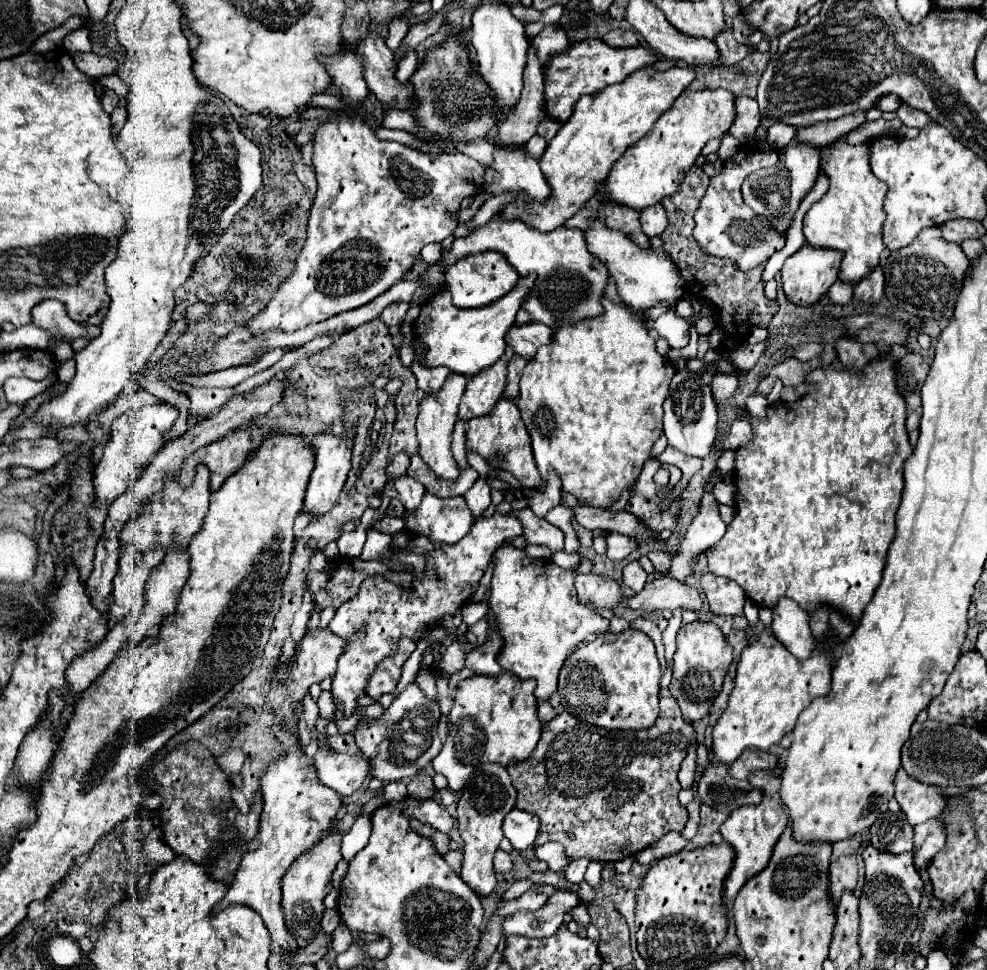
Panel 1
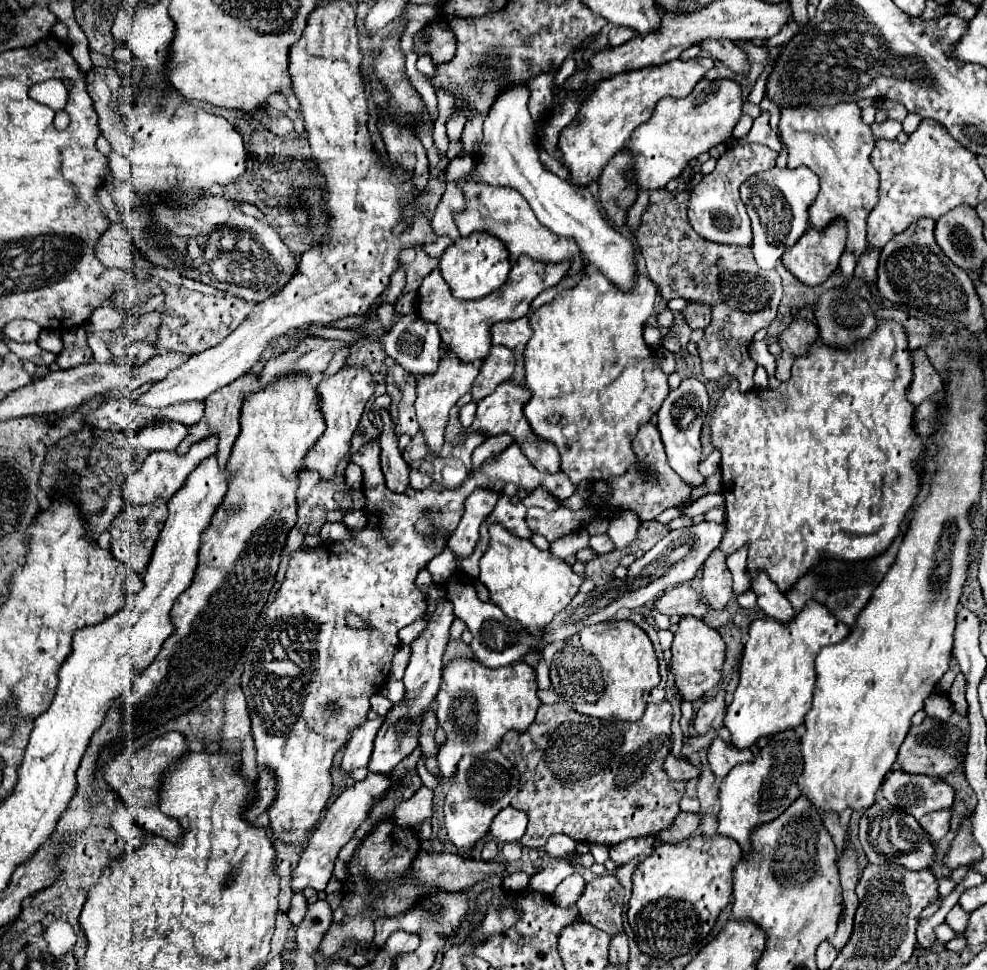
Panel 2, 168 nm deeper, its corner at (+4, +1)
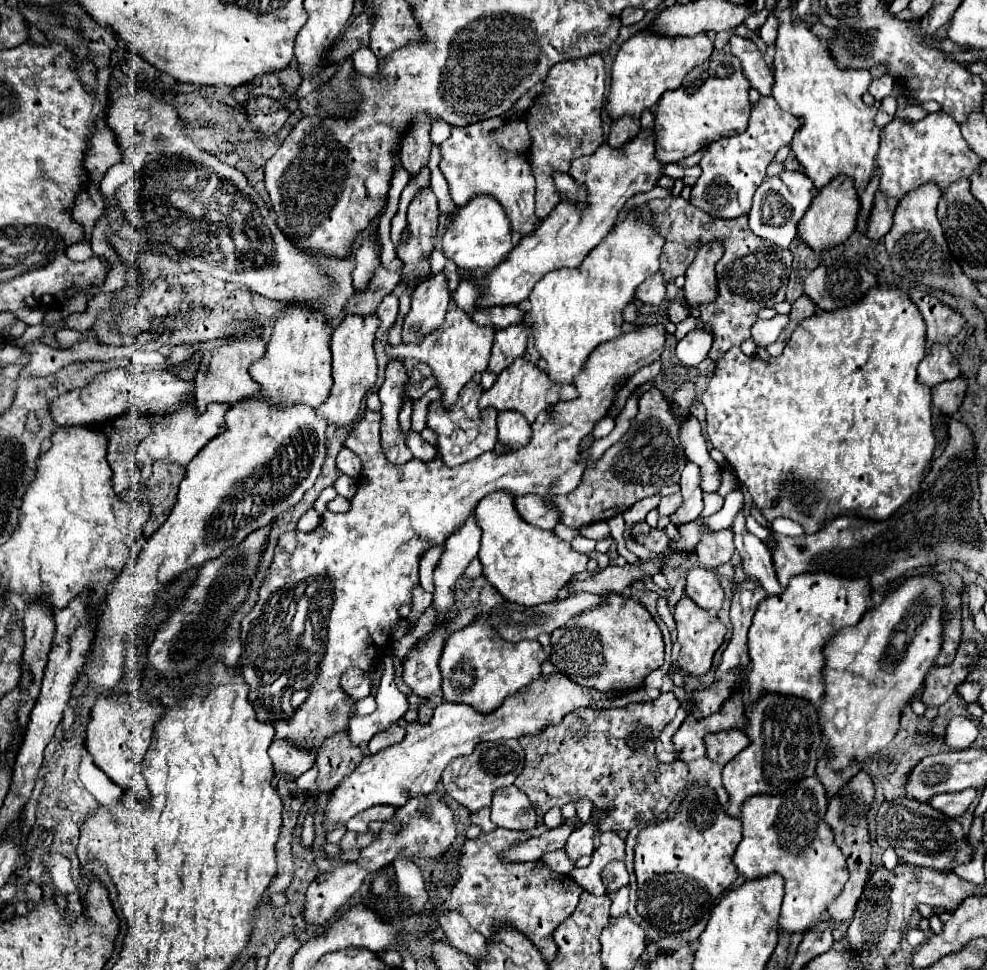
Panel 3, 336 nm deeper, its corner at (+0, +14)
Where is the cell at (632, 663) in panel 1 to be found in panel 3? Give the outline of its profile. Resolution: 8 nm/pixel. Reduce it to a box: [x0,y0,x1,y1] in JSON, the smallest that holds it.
[550,594,664,692]

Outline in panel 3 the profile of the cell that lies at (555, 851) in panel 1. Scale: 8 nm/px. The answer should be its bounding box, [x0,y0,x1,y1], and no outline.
[544,808,564,828]

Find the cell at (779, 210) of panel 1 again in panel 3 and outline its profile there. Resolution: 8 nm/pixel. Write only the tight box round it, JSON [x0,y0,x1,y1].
[750,172,814,248]

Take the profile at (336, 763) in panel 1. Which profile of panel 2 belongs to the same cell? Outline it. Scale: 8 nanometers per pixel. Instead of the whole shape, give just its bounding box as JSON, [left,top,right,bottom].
[340,717,382,773]

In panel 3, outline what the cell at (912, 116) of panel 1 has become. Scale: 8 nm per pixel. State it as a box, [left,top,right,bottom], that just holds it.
[870,74,894,100]

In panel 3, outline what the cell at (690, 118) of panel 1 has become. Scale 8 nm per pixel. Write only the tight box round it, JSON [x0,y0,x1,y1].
[654,52,752,166]

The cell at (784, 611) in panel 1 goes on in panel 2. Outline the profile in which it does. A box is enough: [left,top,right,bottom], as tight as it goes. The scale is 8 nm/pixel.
[752,571,796,625]

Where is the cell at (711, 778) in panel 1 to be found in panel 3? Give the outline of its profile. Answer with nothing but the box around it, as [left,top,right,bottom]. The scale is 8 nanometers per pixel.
[656,708,686,762]

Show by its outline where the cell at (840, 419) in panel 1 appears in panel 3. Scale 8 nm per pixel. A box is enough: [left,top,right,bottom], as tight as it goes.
[702,286,936,534]

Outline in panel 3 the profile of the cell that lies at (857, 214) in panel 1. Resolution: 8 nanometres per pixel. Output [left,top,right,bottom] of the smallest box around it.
[772,6,880,190]

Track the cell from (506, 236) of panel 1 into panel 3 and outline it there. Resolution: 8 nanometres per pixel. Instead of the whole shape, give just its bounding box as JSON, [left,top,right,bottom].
[440,116,536,234]

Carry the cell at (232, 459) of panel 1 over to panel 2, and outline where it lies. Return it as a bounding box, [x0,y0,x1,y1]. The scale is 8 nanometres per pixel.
[176,375,260,467]

